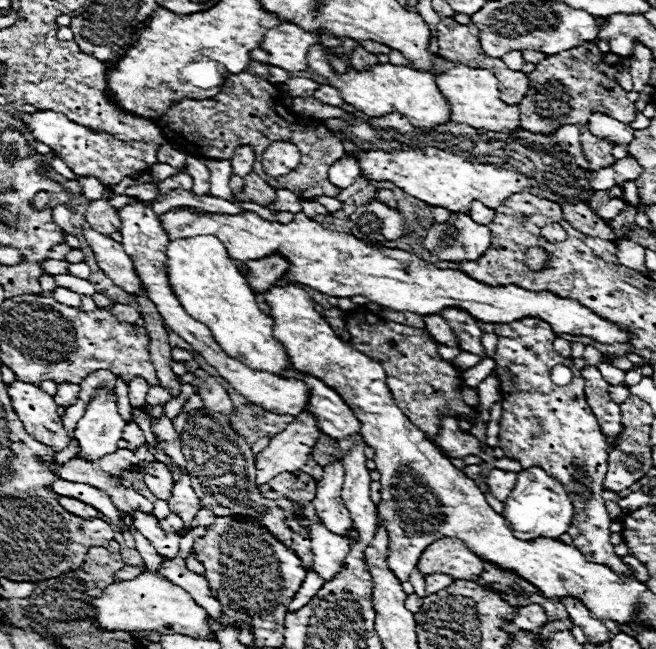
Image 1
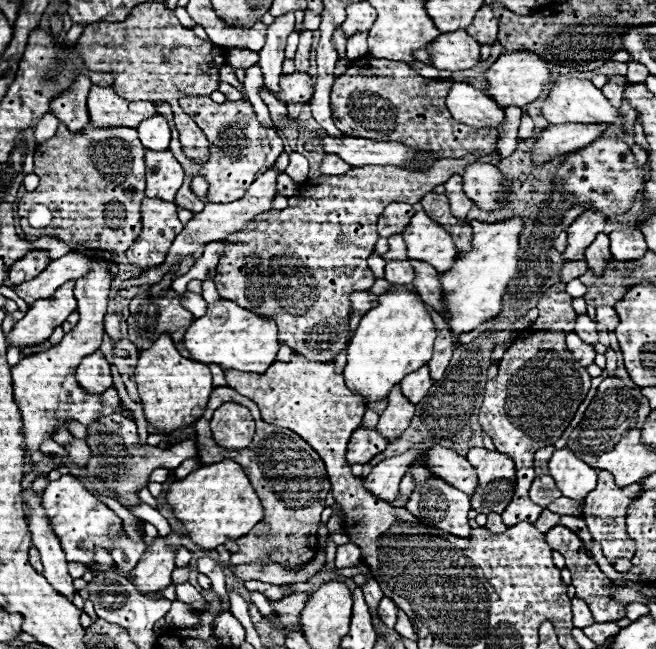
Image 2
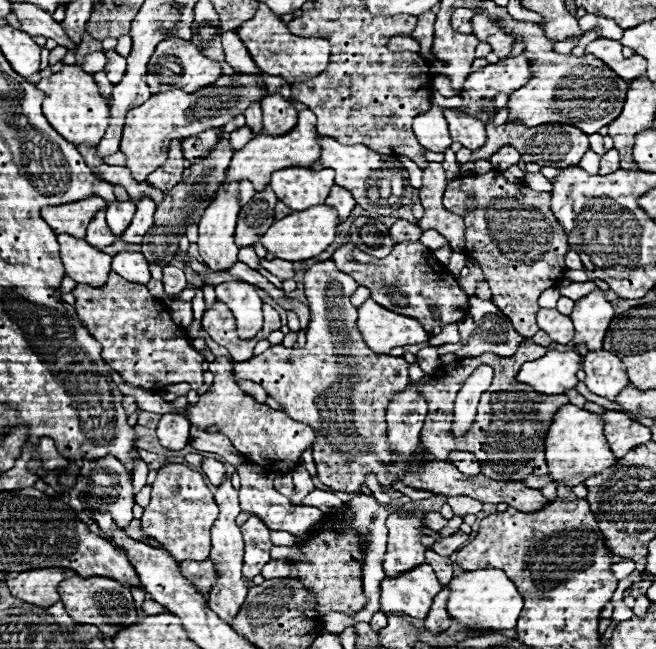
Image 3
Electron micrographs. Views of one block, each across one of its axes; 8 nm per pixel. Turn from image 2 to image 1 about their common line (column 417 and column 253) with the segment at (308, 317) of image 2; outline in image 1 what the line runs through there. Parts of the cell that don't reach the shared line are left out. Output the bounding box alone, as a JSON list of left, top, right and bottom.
[234,172,276,206]

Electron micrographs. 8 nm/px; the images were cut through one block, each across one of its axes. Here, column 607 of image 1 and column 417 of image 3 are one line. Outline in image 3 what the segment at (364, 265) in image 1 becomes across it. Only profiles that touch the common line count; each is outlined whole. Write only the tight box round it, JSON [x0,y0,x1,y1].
[358,298,430,354]

